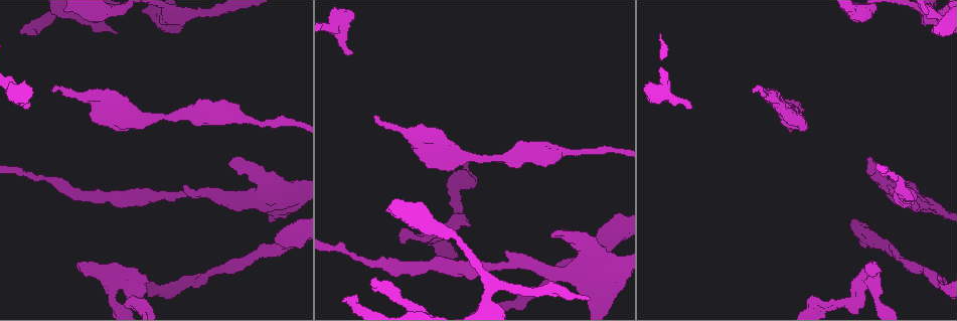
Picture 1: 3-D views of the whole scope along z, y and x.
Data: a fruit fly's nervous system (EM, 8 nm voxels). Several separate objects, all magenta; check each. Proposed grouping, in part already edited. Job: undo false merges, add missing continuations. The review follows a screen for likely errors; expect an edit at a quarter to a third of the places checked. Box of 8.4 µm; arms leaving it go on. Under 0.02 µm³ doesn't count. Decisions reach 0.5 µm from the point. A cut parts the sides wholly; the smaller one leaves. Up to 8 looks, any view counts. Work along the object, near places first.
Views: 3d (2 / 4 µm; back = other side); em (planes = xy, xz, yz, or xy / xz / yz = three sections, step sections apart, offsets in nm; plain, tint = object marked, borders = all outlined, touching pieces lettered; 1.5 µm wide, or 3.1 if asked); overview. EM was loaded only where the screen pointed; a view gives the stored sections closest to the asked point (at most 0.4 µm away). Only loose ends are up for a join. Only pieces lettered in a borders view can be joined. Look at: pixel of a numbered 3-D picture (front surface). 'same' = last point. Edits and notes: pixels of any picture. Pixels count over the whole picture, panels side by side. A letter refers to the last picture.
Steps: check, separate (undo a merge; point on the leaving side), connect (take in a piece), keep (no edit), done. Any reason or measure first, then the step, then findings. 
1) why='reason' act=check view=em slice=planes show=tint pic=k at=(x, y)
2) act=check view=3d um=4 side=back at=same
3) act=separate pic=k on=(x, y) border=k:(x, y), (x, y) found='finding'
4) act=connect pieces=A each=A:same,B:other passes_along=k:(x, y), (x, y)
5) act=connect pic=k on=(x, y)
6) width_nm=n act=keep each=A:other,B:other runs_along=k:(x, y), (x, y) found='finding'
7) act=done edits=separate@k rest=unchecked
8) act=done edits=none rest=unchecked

why='an open end' act=check view=3d um=2 pic=1 at=(402, 242)

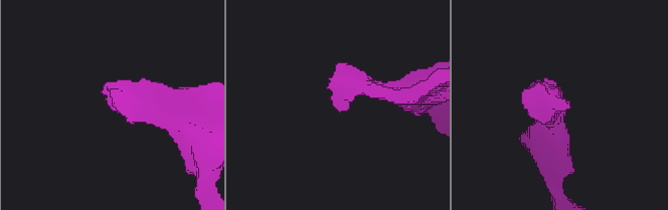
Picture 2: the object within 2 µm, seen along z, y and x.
why='now the EM' act=check view=em slice=planes show=borders pic=2 at=(340, 113)

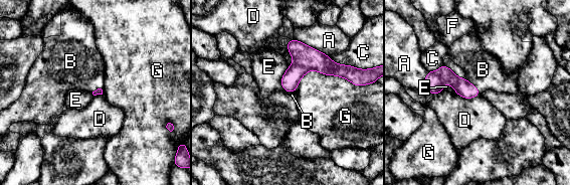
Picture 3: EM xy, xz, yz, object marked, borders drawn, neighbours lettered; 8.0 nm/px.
act=connect pic=3 on=(483, 69) each=A:other,B:same,C:other,D:other,E:other,F:other,G:other passes_along=3:(462, 87), (473, 85), (483, 69) found='the cell continues'

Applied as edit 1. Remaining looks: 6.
why='redraw' act=check view=overview

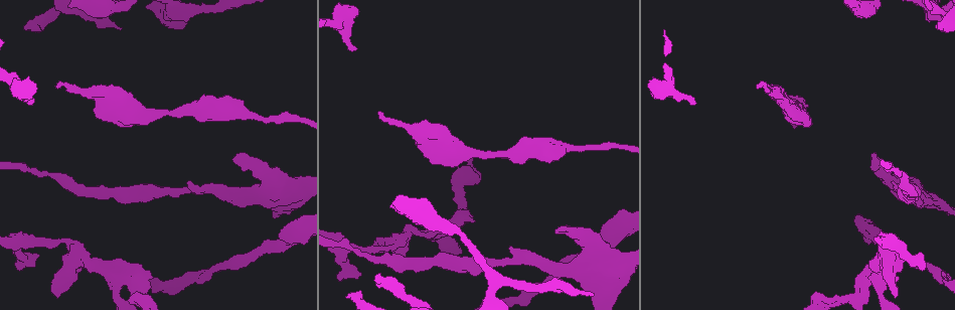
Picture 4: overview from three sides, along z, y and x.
why='free end' act=check view=3d um=4 pic=4 at=(59, 87)

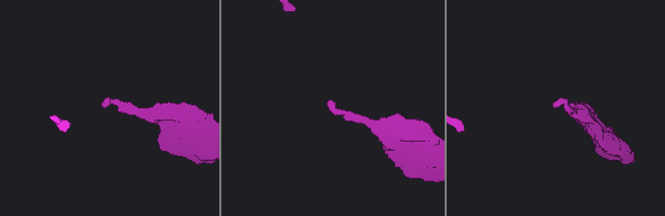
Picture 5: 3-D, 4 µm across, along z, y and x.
act=check view=em slice=yz step=8 show=borders pic=5 at=(554, 105)

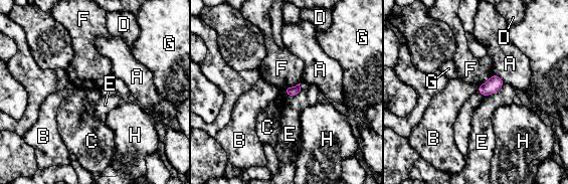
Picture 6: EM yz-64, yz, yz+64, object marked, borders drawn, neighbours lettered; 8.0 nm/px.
act=keep each=A:other,B:other,C:other,D:other,E:other,F:other,G:other,H:other border=6:(282, 88), (288, 96) found='none of them fits'

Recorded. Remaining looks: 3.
why='branch stops here' act=check view=3d um=4 pic=4 at=(24, 27)

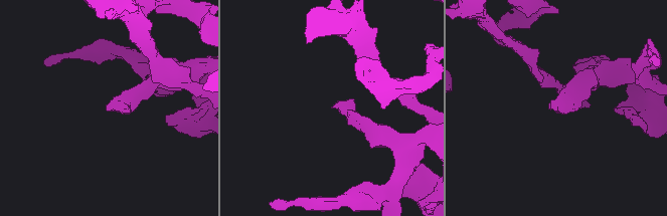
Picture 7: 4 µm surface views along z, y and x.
act=check view=em slice=planes show=borders pic=7 at=(559, 109)

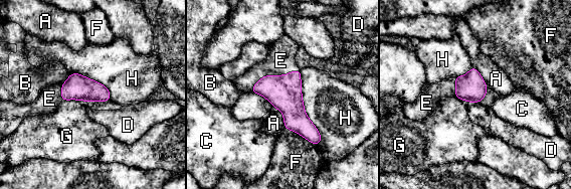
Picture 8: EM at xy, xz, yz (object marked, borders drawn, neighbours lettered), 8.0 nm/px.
longest_contact=H:650nm act=connect pic=8 on=(280, 60) each=A:other,B:other,C:other,D:other,E:same,F:other,G:other,H:other found='the cell continues'

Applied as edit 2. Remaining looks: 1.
act=done edits=connect@3,connect@8 rest=unchecked

